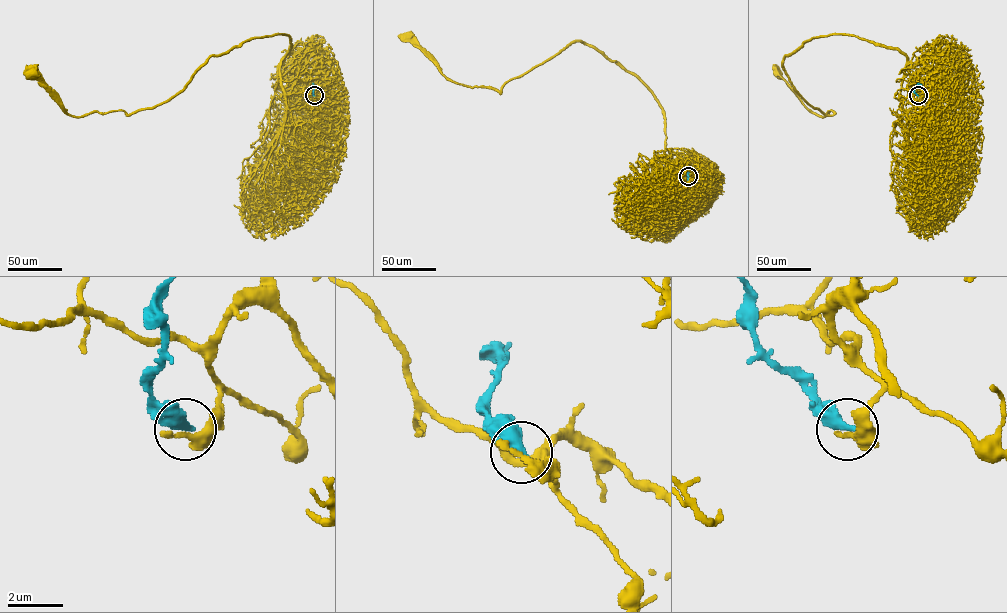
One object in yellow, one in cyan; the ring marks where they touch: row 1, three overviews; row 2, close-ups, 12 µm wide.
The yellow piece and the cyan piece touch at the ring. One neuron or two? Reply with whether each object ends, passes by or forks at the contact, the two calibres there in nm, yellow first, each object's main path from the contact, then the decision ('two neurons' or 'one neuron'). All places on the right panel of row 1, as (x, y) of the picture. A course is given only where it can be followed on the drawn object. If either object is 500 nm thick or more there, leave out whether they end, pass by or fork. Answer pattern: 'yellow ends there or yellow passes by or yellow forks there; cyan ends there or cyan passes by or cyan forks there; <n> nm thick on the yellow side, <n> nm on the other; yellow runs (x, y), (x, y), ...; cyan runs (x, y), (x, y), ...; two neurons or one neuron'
yellow ends there; cyan ends there; 360 nm thick on the yellow side, 480 nm on the other; yellow runs (918, 95), (900, 93), (904, 55), (848, 34), (783, 61), (832, 115), (777, 73); cyan runs (918, 96), (914, 88), (922, 84); two neurons

